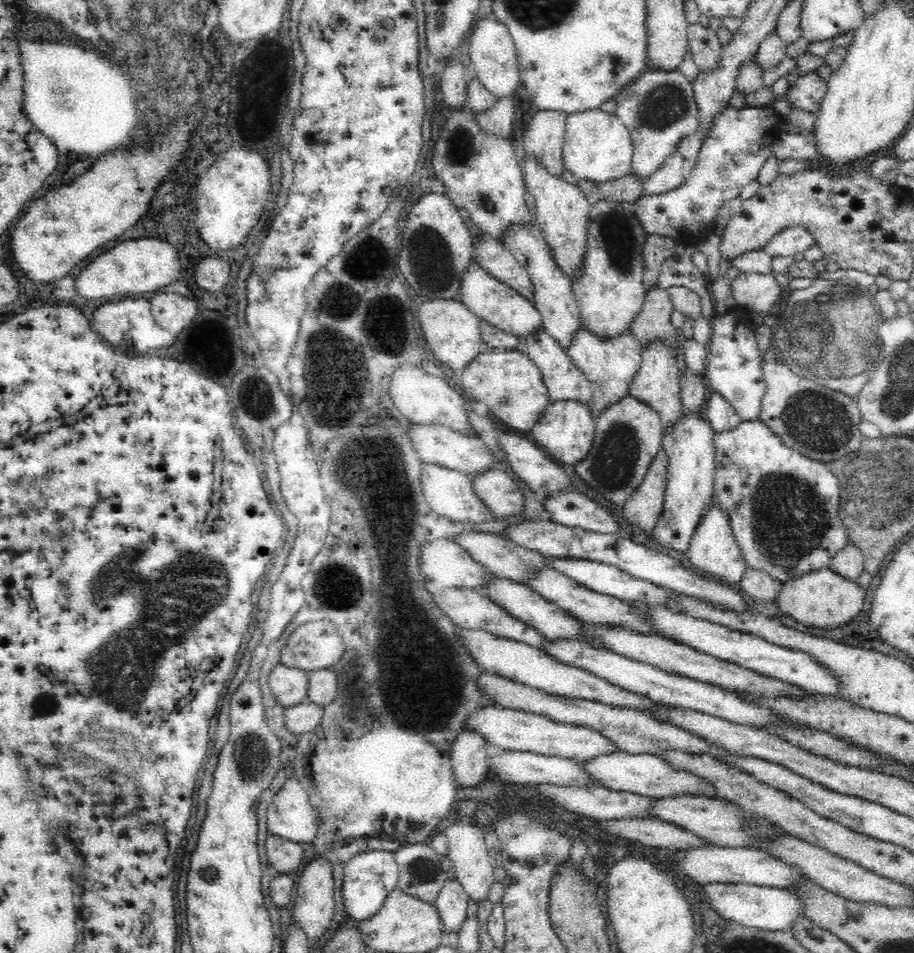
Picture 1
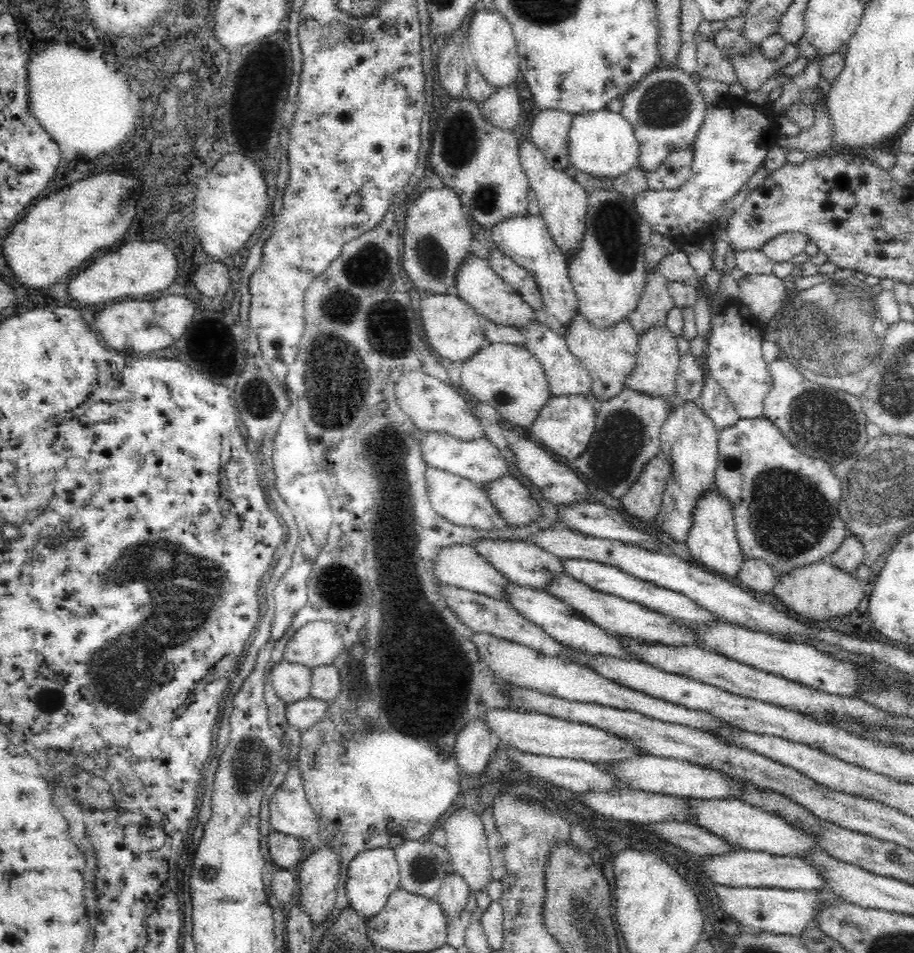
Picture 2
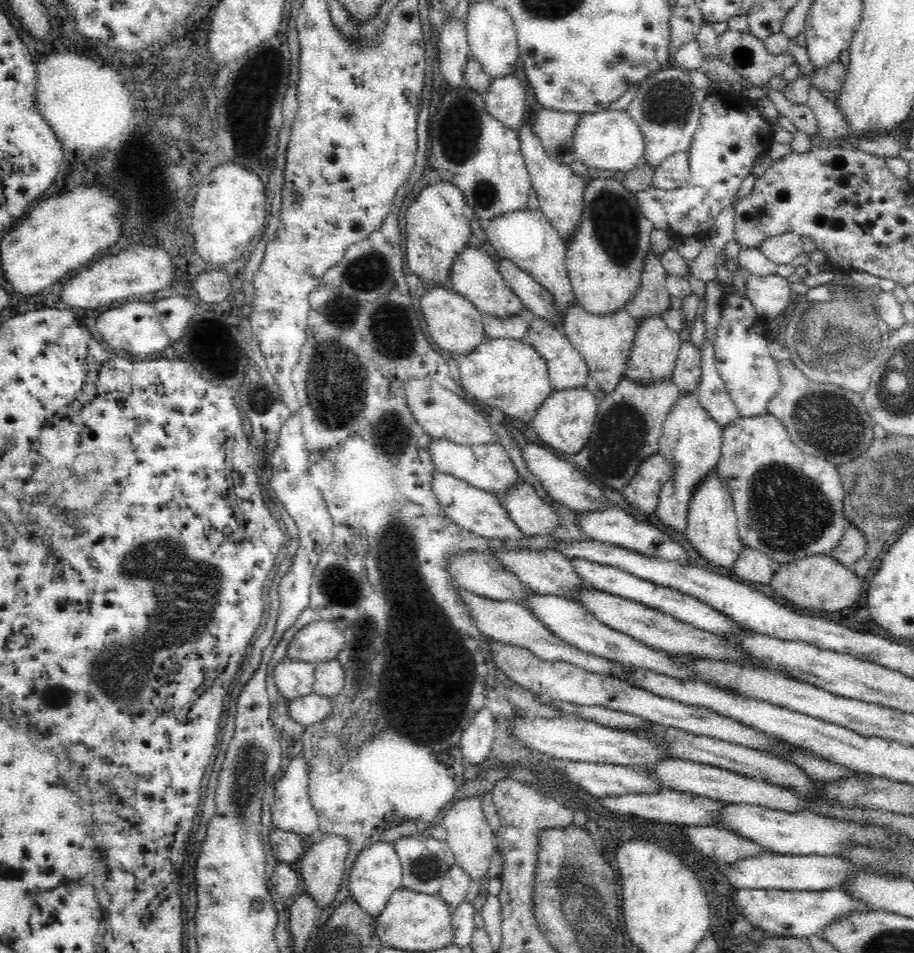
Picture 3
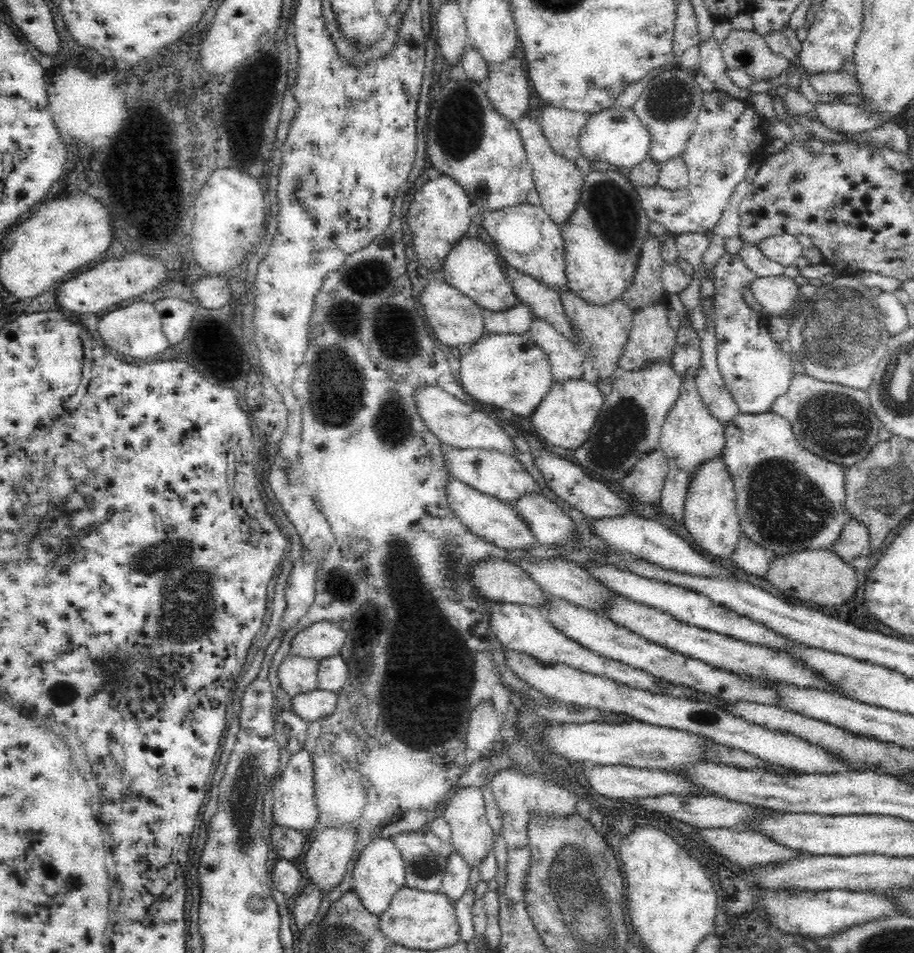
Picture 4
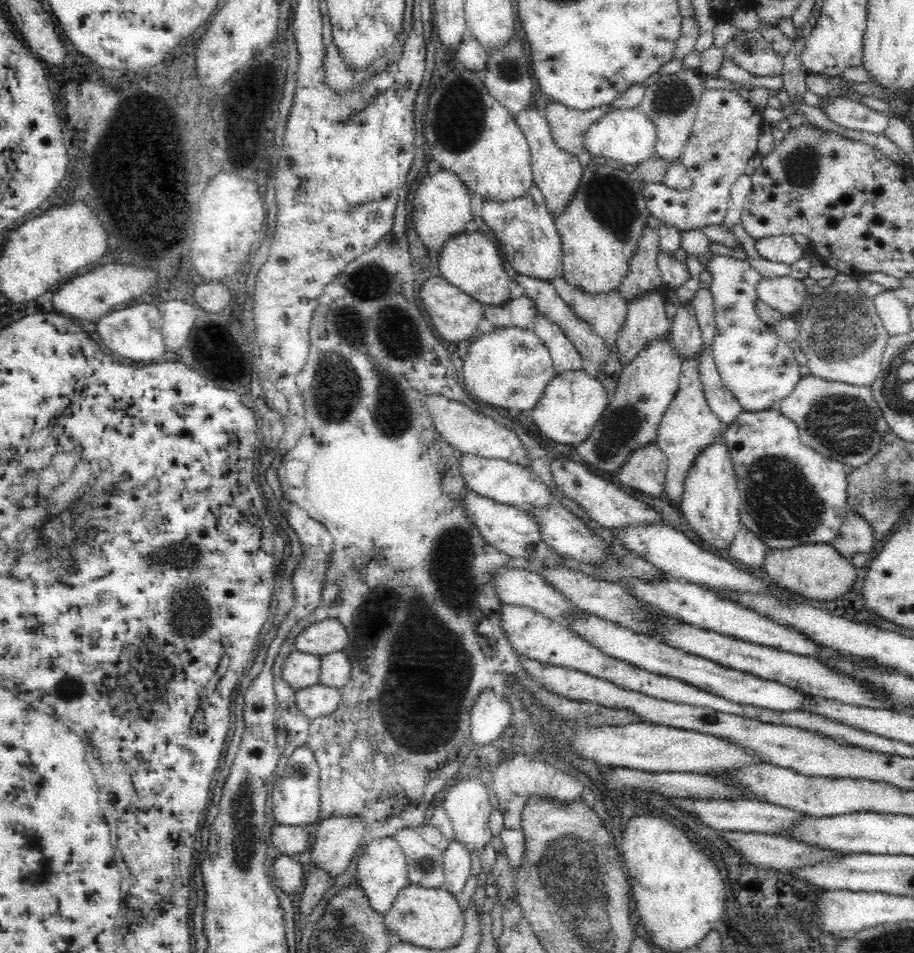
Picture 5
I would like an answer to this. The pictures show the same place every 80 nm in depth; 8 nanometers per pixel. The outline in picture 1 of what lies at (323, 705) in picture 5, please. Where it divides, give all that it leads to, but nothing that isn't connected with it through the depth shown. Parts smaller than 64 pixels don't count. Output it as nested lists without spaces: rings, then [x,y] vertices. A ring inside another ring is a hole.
[[[307,701],[285,708],[283,712],[285,727],[294,736],[312,731],[320,724],[322,717],[322,706],[314,706]]]

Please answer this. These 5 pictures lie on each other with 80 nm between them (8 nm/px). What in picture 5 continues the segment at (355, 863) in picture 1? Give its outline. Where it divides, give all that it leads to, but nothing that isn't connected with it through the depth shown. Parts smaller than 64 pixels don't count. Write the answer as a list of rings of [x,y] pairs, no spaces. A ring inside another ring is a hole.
[[[392,836],[375,838],[365,846],[364,854],[357,863],[355,884],[364,893],[374,912],[383,915],[390,910],[398,892],[409,885],[406,856]]]

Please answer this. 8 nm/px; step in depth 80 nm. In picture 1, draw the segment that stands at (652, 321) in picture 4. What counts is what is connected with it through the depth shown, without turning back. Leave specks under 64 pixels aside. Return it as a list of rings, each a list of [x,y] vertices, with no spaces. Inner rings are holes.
[[[652,344],[648,348],[642,348],[642,364],[639,374],[632,382],[629,396],[632,396],[636,401],[652,408],[652,411],[660,418],[662,437],[666,438],[670,428],[676,428],[679,423],[685,418],[685,412],[682,407],[680,372],[676,367],[676,358],[673,354],[669,354],[668,349],[661,344]]]

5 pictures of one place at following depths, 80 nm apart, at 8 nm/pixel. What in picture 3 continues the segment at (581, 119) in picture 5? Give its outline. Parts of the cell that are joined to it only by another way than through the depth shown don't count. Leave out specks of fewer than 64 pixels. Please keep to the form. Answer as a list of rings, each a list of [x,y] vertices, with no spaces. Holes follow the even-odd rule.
[[[540,108],[540,114],[530,120],[534,136],[554,162],[570,165],[575,161],[571,136],[578,117],[579,113]]]

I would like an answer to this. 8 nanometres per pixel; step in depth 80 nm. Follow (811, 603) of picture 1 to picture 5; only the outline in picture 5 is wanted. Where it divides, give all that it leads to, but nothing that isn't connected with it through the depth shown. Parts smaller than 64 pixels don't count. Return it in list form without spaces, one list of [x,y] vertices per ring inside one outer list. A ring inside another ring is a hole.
[[[804,544],[790,550],[767,550],[764,558],[764,570],[768,572],[774,584],[784,590],[798,594],[807,600],[834,602],[848,594],[856,582],[856,570],[830,544]]]

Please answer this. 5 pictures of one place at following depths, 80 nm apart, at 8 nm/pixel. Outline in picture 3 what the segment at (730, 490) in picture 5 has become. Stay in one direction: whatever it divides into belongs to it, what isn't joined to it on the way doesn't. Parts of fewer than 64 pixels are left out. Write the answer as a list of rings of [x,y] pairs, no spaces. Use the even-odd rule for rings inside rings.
[[[715,470],[708,478],[704,478],[704,482],[696,488],[692,496],[688,508],[688,529],[685,534],[690,546],[695,548],[710,566],[724,570],[734,569],[743,545],[738,535],[737,514],[732,497],[729,496],[727,488],[717,480]]]

